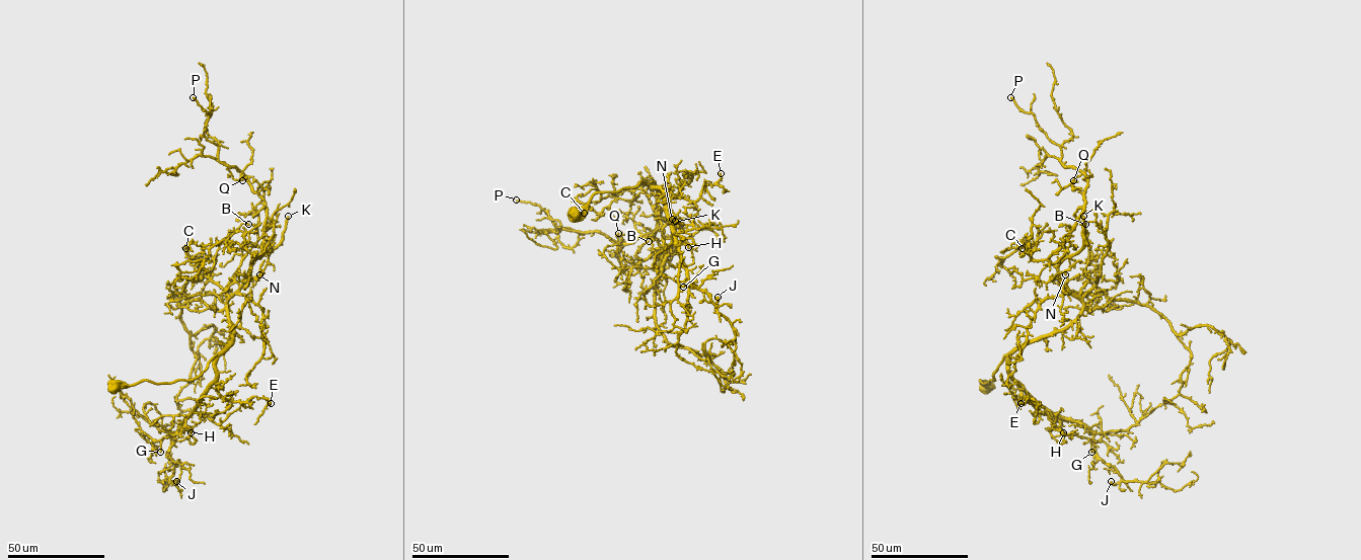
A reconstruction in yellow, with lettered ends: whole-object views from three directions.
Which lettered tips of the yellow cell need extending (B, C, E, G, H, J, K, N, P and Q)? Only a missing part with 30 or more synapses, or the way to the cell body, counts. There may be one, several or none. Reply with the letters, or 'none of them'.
K, Q

